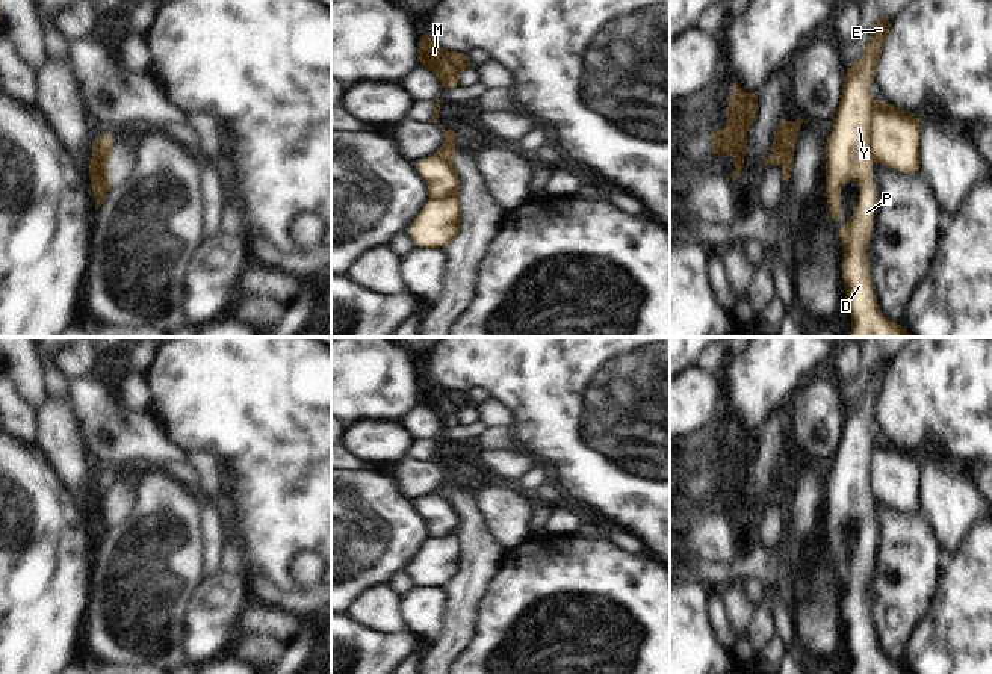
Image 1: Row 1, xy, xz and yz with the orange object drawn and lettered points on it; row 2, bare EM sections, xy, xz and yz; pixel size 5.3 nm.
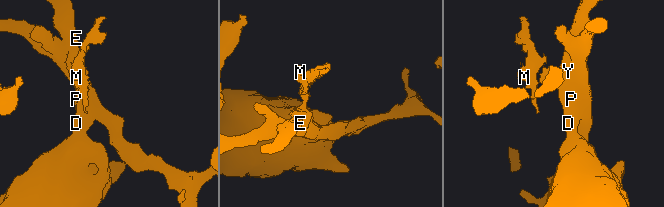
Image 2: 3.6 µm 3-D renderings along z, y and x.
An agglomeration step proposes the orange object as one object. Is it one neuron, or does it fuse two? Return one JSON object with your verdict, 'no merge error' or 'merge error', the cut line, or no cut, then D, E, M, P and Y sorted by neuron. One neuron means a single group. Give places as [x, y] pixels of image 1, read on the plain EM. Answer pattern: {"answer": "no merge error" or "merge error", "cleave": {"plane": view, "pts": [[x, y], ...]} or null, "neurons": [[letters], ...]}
{"answer": "merge error", "cleave": {"plane": "yz", "pts": [[877, 440], [873, 449], [873, 497]]}, "neurons": [["D", "E", "P", "Y"], ["M"]]}

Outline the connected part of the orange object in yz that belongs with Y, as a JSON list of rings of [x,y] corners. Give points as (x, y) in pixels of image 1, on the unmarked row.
[[[880,352],[877,364],[870,375],[870,379],[862,390],[860,397],[844,411],[844,426],[841,441],[835,453],[835,465],[827,478],[826,490],[826,540],[832,556],[841,559],[841,527],[845,520],[859,520],[860,533],[859,543],[848,558],[845,565],[841,565],[838,573],[844,583],[844,597],[841,600],[841,614],[845,621],[845,636],[851,650],[850,674],[912,674],[904,663],[888,659],[877,641],[874,624],[871,620],[868,603],[868,582],[874,567],[876,547],[879,540],[879,527],[873,521],[873,452],[877,440],[871,435],[870,422],[877,417],[877,405],[882,390],[886,382],[888,372],[894,357]]]

